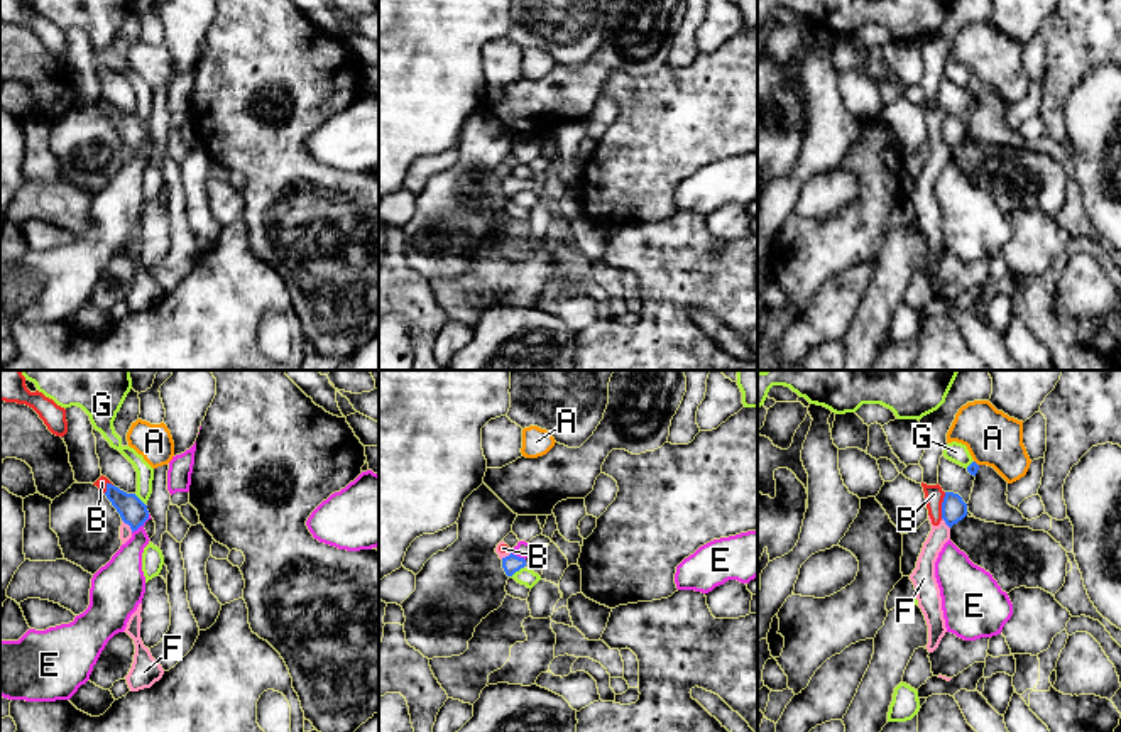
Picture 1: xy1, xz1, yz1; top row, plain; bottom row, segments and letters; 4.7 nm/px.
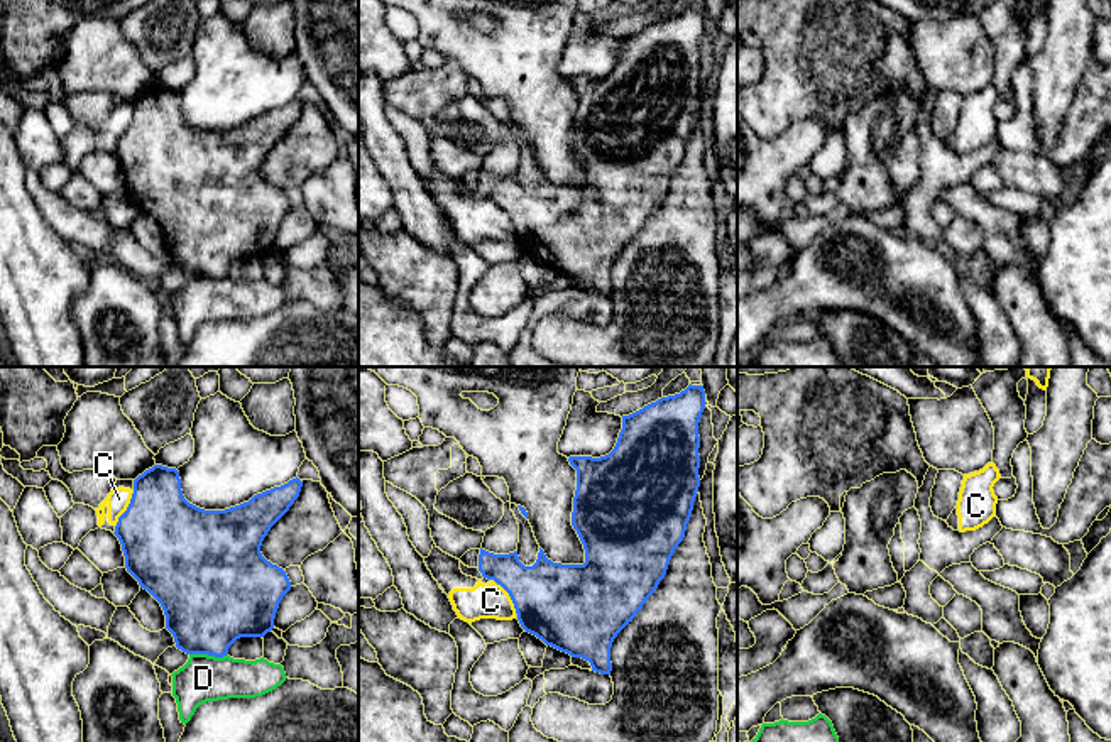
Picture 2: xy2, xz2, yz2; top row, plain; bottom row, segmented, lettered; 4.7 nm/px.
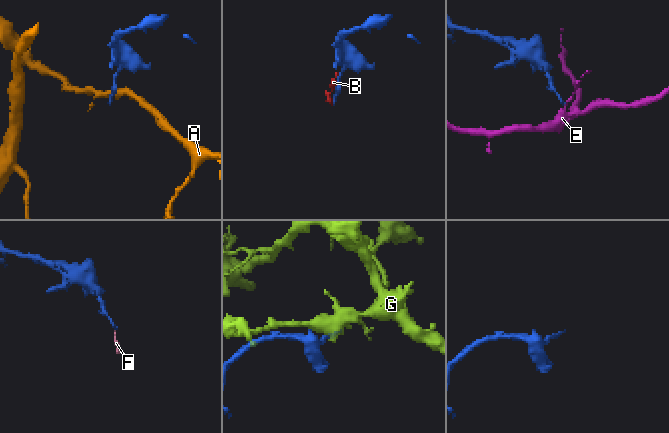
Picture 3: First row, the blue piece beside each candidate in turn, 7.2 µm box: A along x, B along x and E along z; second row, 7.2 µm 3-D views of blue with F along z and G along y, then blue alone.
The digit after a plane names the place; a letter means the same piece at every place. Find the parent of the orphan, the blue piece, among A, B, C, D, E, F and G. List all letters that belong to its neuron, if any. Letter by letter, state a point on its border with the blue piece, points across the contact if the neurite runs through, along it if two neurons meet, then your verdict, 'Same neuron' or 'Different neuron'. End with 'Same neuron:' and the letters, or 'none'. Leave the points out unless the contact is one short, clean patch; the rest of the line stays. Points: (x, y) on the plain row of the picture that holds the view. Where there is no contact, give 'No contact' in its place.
A: Touches blue at yz1 (976, 85). Different neuron
B: Touches blue at yz1 (942, 127). Different neuron
C: Touches blue at xz2 (509, 217). Boundary: xz2 (491, 200), (508, 215), (516, 234). Different neuron
D: Touches blue at xy2 (208, 276). Different neuron
E: Touches blue at xy1 (141, 146). Boundary: xy1 (149, 136), (132, 154). Different neuron
F: Touches blue at xy1 (129, 146). Boundary: xy1 (122, 141), (132, 152). Different neuron
G: Touches blue at xz1 (516, 191). Different neuron
Same neuron: none

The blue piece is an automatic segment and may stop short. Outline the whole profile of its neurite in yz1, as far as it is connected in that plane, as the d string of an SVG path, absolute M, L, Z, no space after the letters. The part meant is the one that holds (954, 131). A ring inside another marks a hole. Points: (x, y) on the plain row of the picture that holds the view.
M945 113L942 123L942 140L949 149L957 145L967 137L967 125L962 122L959 115Z

